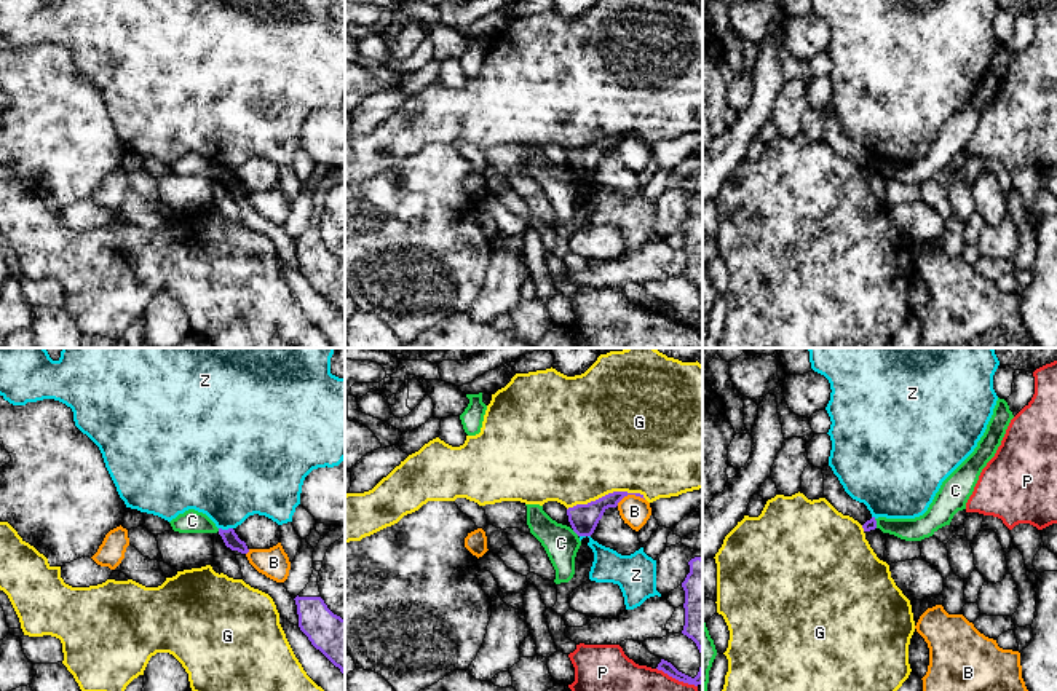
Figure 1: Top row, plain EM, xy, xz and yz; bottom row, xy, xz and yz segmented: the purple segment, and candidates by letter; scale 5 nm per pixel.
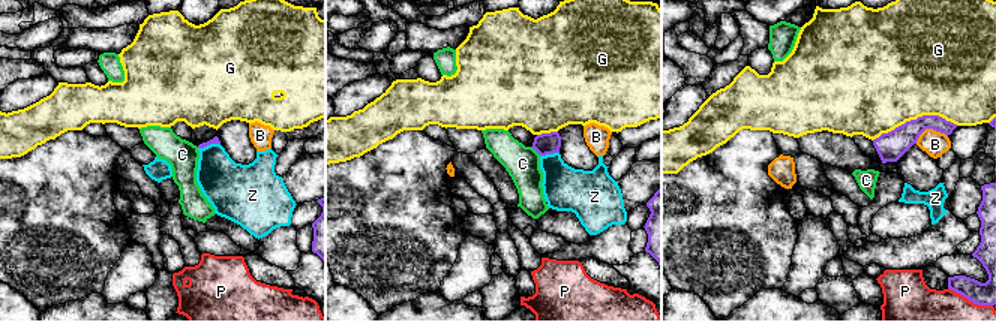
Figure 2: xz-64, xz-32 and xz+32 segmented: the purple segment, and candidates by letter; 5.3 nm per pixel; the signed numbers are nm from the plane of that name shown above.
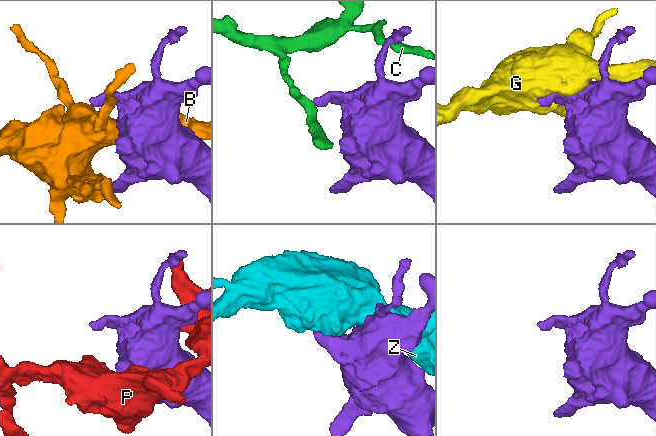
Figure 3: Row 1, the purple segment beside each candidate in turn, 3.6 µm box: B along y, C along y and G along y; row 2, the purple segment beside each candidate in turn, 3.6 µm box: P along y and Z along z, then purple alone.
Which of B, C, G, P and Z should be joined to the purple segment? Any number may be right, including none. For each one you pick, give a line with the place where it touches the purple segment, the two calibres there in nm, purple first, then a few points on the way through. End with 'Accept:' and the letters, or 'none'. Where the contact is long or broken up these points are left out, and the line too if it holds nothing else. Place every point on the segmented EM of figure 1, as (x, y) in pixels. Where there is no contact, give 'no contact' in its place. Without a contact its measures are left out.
Accept: none

